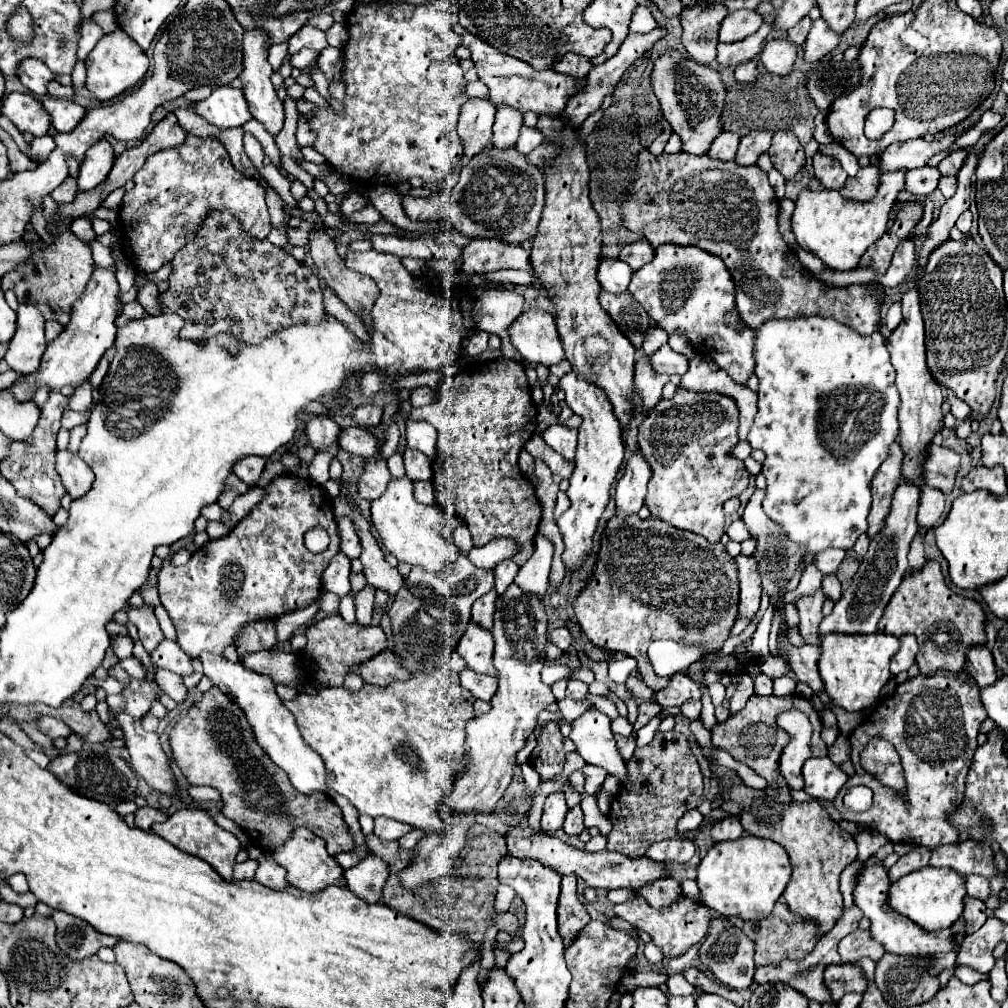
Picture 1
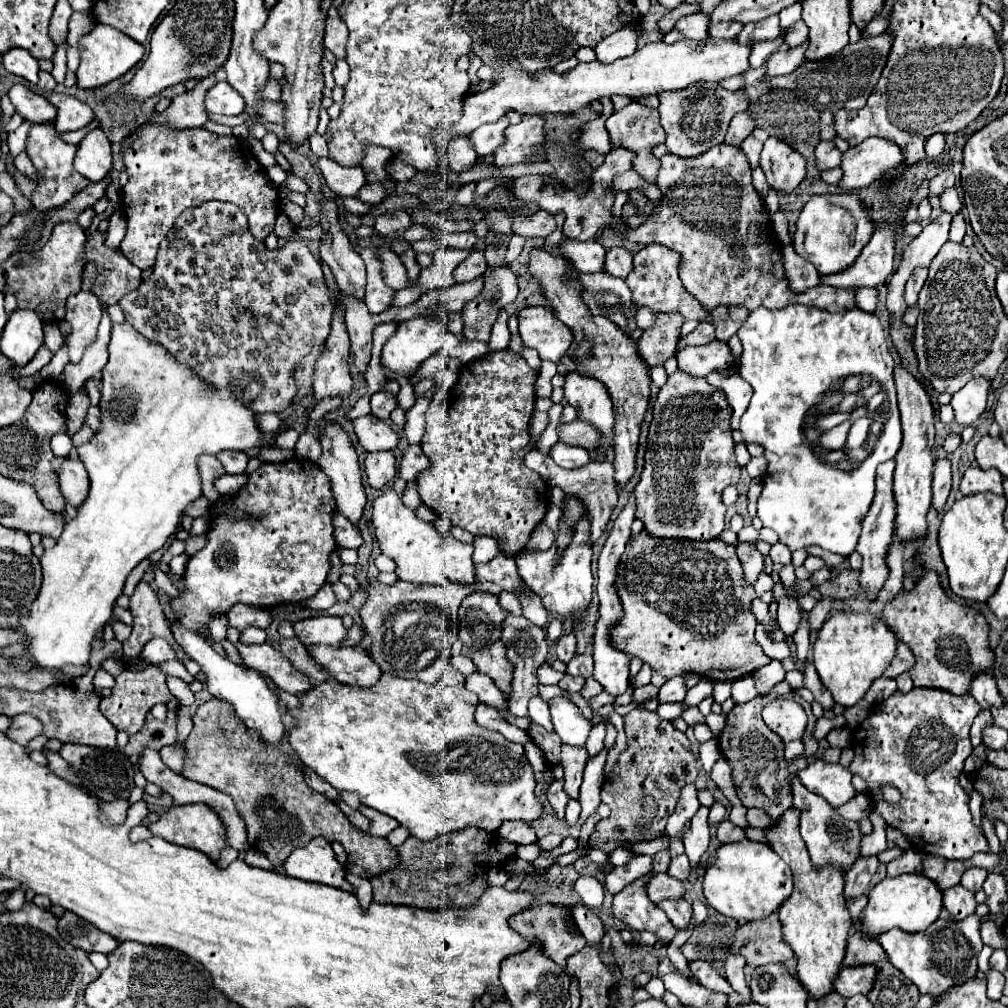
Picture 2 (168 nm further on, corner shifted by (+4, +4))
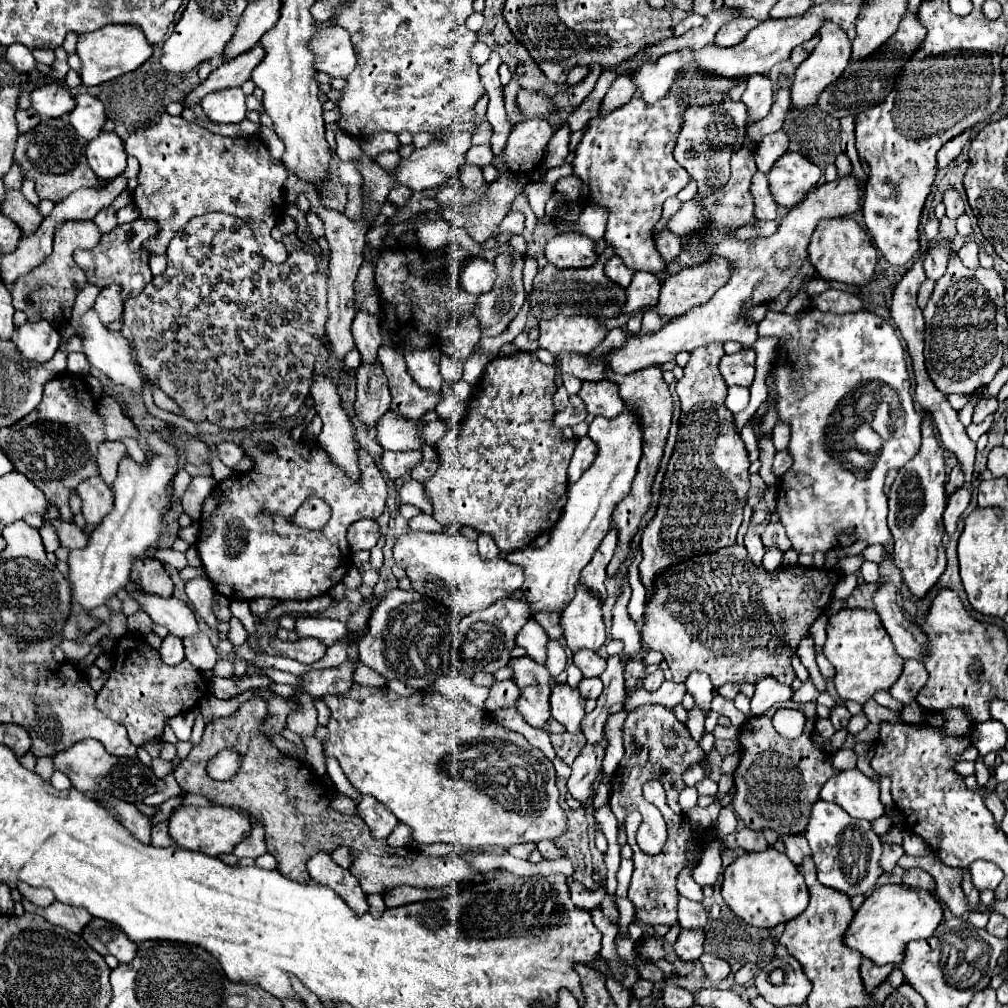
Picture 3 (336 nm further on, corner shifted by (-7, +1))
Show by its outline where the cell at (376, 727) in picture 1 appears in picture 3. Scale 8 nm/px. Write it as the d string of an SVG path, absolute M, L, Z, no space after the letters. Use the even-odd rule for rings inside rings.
M352 685L348 693L338 695L326 695L324 703L330 709L330 721L328 721L328 739L324 741L324 755L334 757L342 771L346 773L348 781L362 793L372 795L376 801L380 801L388 811L392 811L398 821L406 823L414 833L412 839L416 843L454 843L464 847L486 847L486 845L500 845L500 847L512 847L516 843L524 841L540 841L540 839L556 839L566 831L566 815L562 807L558 805L558 789L556 789L556 771L554 765L544 757L544 753L536 747L532 747L520 733L506 731L504 727L496 725L488 711L480 711L478 707L472 707L468 701L452 701L448 697L438 695L436 689L424 687L414 691L410 697L400 697L398 693L392 693L388 687L362 687Z

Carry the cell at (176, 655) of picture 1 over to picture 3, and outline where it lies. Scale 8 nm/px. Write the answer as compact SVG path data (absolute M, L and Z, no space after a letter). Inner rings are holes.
M168 635L164 637L164 643L162 647L158 649L162 661L166 665L178 665L182 659L184 659L184 647L182 647L182 639L174 637L174 635Z

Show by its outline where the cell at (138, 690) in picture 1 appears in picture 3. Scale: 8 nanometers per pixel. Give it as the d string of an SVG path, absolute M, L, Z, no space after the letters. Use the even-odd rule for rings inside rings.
M126 633L116 643L114 667L110 671L110 679L104 683L96 697L96 707L112 721L124 725L134 745L142 745L144 741L158 739L166 719L196 707L204 695L208 695L208 683L190 661L184 659L176 667L164 665L156 649L150 649L146 641L134 633ZM128 659L134 661L128 665Z

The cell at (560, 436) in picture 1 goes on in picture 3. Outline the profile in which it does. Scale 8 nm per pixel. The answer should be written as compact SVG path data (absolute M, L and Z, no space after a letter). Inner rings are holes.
M628 407L616 419L597 416L590 423L588 437L598 445L598 455L582 477L568 485L566 507L550 533L550 541L536 551L524 547L506 555L510 563L524 567L526 581L522 583L522 591L532 613L562 611L570 603L576 581L580 579L580 571L590 563L594 549L604 539L610 527L612 511L616 503L630 491L642 457L642 431L638 427L638 419Z

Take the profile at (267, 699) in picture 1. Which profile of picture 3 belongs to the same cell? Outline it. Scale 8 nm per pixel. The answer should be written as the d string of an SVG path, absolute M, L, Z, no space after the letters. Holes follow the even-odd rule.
M134 583L126 585L126 591L138 599L140 607L150 615L150 619L154 623L164 625L172 635L184 639L184 637L196 637L200 633L194 611L186 603L182 603L174 597L162 599L156 595L138 593L138 587Z

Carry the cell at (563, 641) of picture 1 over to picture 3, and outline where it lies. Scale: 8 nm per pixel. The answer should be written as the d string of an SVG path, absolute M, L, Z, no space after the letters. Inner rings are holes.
M582 649L582 653L574 653L572 661L584 673L584 677L598 677L606 667L606 659L588 649Z

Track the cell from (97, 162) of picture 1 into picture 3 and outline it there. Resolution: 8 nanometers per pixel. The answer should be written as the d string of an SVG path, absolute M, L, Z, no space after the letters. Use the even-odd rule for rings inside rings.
M102 131L96 139L92 139L86 147L86 159L96 175L110 175L110 177L100 177L104 181L116 179L126 169L124 143L116 133Z

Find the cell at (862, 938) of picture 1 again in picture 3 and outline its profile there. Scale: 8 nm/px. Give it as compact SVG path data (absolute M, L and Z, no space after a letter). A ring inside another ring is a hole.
M862 959L862 965L860 965L860 975L862 975L862 981L864 981L864 987L866 991L874 991L888 975L890 971L894 969L894 965L872 965L872 961L868 959Z

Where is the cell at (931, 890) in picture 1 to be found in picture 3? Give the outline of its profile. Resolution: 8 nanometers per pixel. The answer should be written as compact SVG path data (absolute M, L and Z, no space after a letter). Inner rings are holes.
M882 885L872 895L866 897L864 905L856 911L852 925L846 931L844 943L864 957L872 959L876 965L898 963L902 959L908 941L928 939L940 925L944 913L942 905L934 893L924 889L912 889L908 885Z

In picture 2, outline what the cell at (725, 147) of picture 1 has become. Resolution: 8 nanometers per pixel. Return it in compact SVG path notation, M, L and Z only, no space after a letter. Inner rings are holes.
M737 114L737 116L733 118L733 122L729 124L725 144L739 146L753 130L755 130L755 118L749 116L749 114Z

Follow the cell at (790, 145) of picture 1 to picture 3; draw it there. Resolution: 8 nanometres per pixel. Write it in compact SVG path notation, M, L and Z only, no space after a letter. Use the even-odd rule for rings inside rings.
M788 151L772 165L768 181L776 203L784 207L794 207L818 183L820 175L822 171L816 165L812 165L806 157Z

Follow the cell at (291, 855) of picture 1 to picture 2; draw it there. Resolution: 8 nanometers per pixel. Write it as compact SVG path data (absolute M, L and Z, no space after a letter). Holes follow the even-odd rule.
M313 838L307 846L293 850L283 868L293 878L353 892L353 886L345 878L345 868L335 860L335 852L325 838Z

